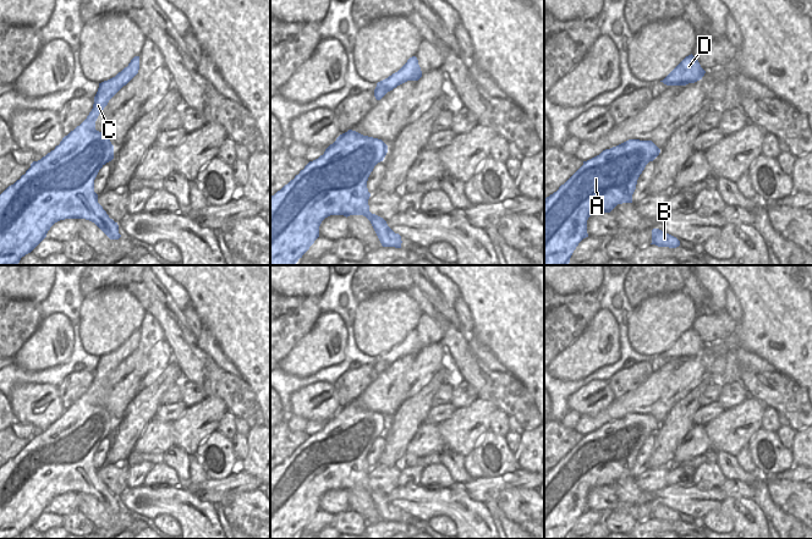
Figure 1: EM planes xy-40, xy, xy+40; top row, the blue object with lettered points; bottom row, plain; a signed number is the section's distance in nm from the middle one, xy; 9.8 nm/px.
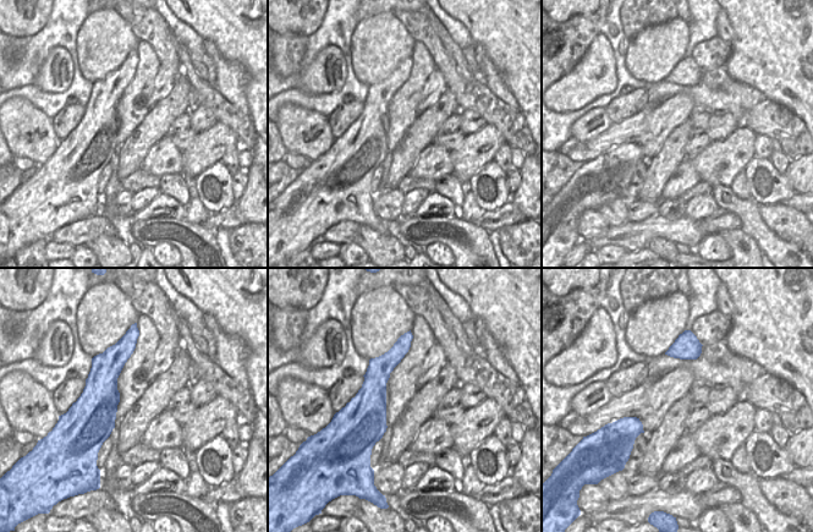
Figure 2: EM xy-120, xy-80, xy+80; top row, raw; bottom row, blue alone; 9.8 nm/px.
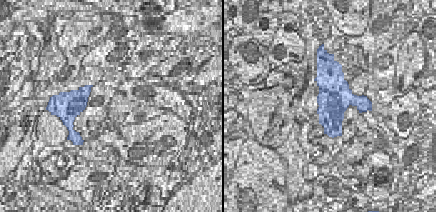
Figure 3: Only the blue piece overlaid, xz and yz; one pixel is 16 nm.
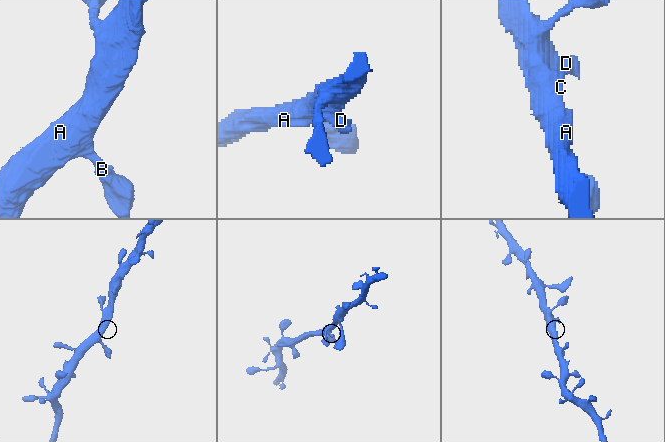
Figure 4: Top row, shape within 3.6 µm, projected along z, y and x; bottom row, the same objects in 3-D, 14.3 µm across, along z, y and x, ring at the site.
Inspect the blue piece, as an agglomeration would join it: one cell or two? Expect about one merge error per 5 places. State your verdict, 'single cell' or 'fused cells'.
single cell

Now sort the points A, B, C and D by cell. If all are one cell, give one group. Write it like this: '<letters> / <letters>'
A B C D

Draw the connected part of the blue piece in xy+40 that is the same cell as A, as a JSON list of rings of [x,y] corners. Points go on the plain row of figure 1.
[[[629,413],[583,439],[556,466],[544,473],[544,539],[567,539],[578,517],[588,511],[587,494],[596,486],[610,486],[618,478],[632,477],[637,453],[660,423],[652,414]]]

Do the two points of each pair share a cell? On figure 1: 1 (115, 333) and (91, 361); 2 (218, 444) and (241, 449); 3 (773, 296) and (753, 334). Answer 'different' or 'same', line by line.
1: different
2: different
3: same

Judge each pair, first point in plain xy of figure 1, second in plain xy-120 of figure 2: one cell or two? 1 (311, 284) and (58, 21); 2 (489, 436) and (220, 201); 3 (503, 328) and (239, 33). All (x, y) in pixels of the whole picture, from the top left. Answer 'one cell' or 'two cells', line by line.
1: two cells
2: one cell
3: one cell

